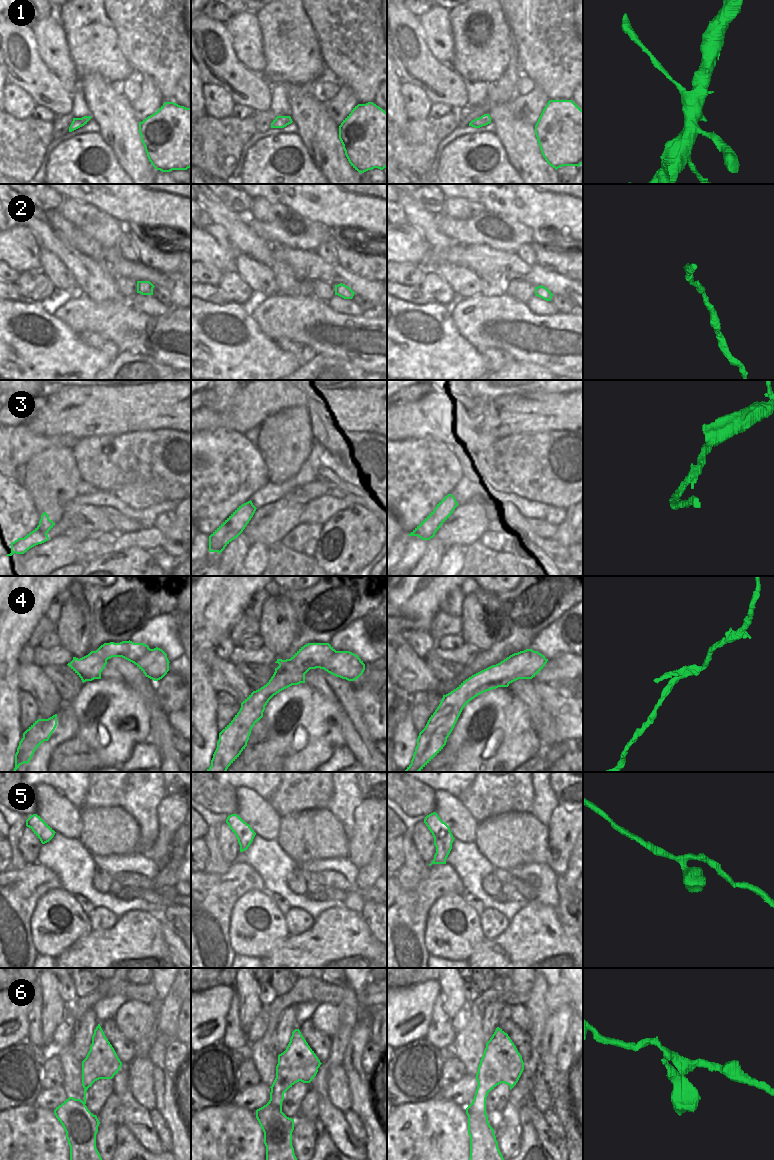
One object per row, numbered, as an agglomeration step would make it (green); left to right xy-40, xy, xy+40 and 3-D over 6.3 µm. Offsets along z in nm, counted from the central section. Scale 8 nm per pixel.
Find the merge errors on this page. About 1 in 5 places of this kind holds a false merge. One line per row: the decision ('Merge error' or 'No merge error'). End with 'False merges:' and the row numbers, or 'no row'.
1: Merge error
2: No merge error
3: No merge error
4: No merge error
5: No merge error
6: Merge error
False merges: 1, 6

